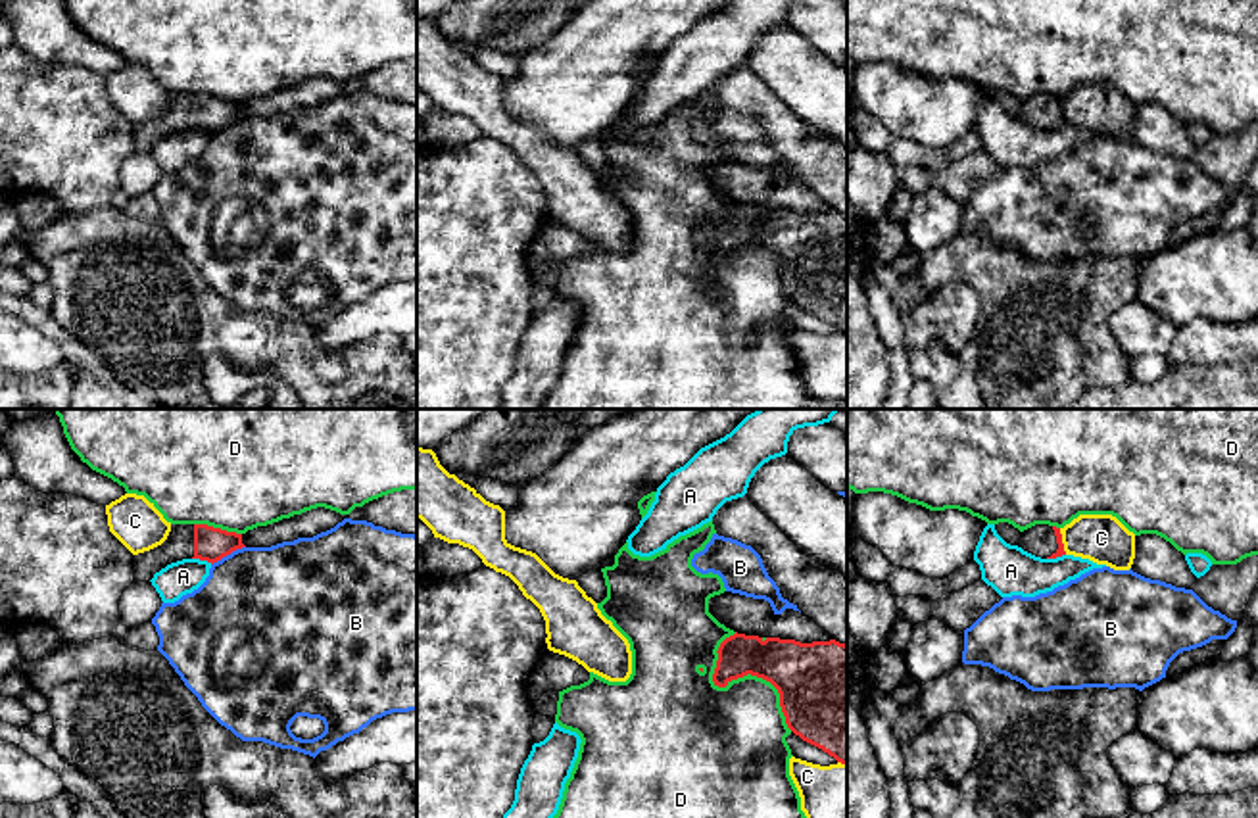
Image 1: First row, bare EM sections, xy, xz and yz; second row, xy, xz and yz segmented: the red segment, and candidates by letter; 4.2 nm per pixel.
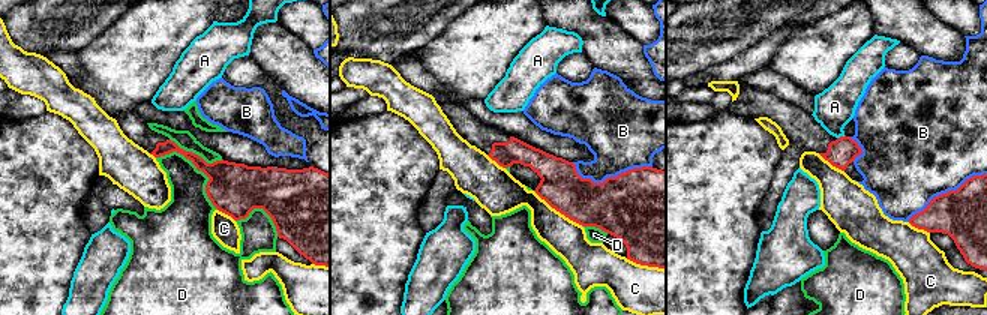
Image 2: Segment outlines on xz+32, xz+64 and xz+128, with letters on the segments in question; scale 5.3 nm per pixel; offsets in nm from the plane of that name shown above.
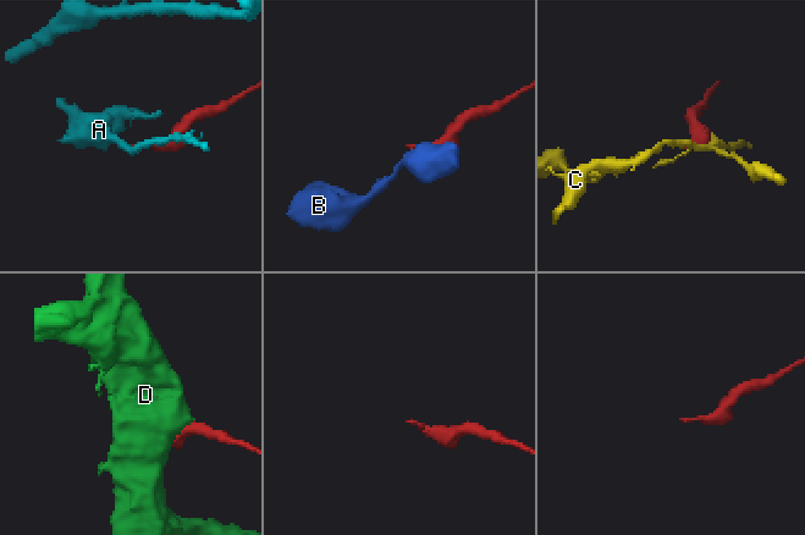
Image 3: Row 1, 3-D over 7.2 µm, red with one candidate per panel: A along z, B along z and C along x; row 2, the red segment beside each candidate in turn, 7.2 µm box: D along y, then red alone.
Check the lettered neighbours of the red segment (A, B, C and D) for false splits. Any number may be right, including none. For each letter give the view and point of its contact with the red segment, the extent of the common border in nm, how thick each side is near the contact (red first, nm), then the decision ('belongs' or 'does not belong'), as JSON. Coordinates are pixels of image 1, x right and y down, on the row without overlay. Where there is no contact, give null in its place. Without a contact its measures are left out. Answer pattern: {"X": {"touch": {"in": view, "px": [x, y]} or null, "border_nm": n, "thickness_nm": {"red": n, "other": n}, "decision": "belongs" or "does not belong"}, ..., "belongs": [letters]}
{"A": {"touch": {"in": "xy", "px": [202, 129]}, "border_nm": 90, "thickness_nm": {"red": 140, "other": 140}, "decision": "does not belong"}, "B": {"touch": {"in": "xy", "px": [227, 123]}, "border_nm": 170, "thickness_nm": {"red": 140, "other": 480}, "decision": "does not belong"}, "C": {"touch": {"in": "yz", "px": [1061, 112]}, "border_nm": 120, "thickness_nm": {"red": 40, "other": 200}, "decision": "does not belong"}, "D": {"touch": {"in": "xz", "px": [744, 244]}, "border_nm": 480, "thickness_nm": {"red": 260, "other": 400}, "decision": "does not belong"}, "belongs": []}

